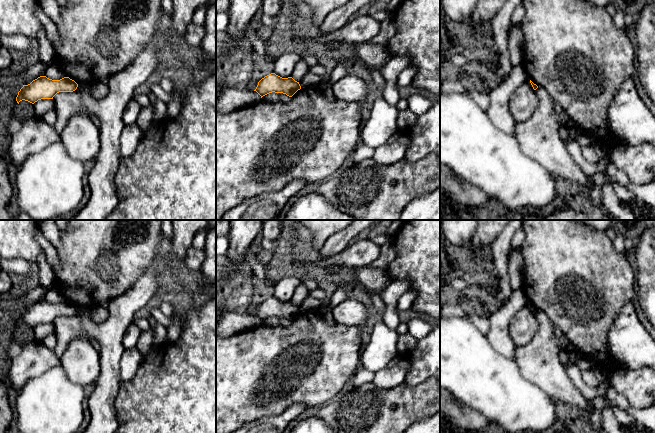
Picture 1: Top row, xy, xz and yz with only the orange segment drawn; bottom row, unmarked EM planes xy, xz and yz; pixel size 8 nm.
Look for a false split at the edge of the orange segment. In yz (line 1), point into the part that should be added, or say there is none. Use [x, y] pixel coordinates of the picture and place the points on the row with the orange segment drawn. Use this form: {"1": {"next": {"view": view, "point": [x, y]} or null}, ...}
{"1": {"next": null}}

